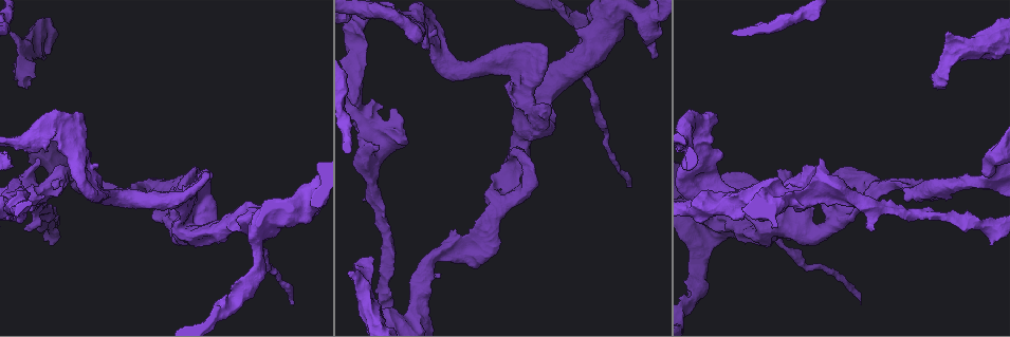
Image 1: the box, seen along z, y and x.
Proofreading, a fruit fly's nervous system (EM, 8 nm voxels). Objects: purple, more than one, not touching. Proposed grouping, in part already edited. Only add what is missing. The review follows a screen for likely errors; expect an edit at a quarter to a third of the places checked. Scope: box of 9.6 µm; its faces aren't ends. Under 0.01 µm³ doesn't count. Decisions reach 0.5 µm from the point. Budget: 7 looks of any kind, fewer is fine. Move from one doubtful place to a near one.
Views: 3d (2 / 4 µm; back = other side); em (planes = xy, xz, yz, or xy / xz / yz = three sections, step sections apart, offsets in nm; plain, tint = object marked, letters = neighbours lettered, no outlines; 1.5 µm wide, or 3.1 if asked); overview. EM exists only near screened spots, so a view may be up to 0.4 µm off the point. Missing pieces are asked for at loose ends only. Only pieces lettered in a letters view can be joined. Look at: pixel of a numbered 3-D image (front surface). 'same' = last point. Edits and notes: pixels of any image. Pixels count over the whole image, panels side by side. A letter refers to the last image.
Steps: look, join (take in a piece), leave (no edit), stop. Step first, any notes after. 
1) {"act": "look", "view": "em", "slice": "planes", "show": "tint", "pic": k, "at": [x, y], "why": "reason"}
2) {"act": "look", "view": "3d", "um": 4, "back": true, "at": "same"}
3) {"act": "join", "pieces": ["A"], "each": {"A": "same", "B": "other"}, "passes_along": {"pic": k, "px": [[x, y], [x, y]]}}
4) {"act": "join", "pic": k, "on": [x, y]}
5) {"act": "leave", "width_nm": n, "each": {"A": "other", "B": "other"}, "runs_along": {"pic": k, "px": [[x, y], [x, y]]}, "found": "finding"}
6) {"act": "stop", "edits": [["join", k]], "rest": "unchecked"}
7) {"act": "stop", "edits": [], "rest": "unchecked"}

{"act": "look", "view": "3d", "um": 4, "pic": 1, "at": [364, 199], "why": "thick end"}

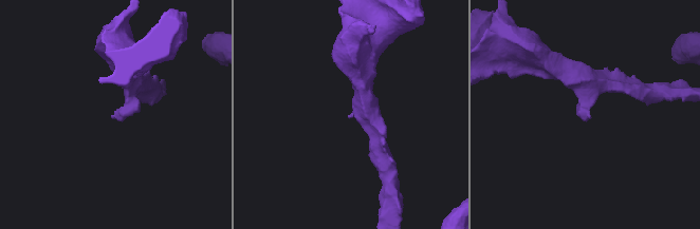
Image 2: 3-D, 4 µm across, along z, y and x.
{"act": "look", "view": "em", "slice": "xy", "step": 4, "show": "letters", "pic": 2, "at": [111, 117]}

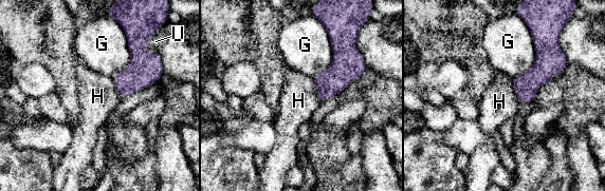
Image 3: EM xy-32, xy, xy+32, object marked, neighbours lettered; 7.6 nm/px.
{"act": "look", "view": "em", "slice": "planes", "show": "letters", "at": "same", "why": "cut it another way"}

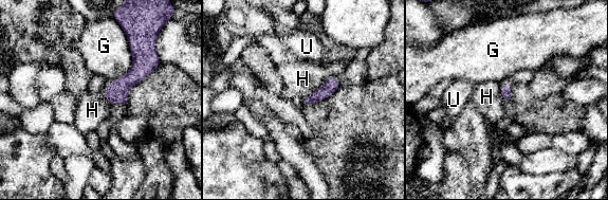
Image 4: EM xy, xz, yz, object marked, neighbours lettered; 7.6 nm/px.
{"act": "leave", "longest_contact_nm": ["G", 400], "each": {"G": "other", "H": "other", "U": "other"}, "found": "none of them fits"}

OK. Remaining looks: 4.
{"act": "look", "view": "3d", "um": 4, "pic": 1, "at": [28, 83]}

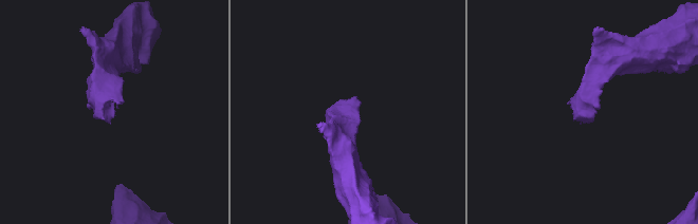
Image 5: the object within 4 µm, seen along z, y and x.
{"act": "look", "view": "em", "slice": "xy", "step": 8, "show": "plain", "pic": 5, "at": [113, 114]}

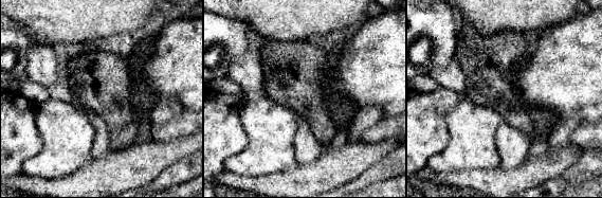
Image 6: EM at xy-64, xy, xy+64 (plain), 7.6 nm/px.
{"act": "look", "view": "em", "slice": "xy", "step": 8, "show": "letters", "at": "same"}

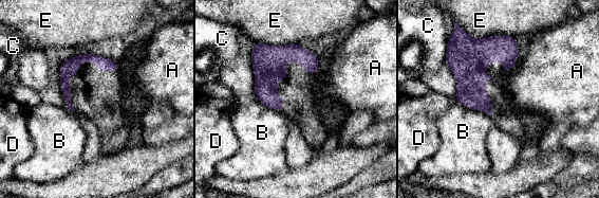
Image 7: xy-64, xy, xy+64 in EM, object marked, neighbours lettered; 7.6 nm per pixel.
{"act": "leave", "each": {"A": "other", "B": "other", "C": "other", "D": "other", "E": "other"}, "border": {"pic": 7, "px": [[517, 59], [516, 64], [507, 72]]}, "found": "no lettered piece goes on from it"}

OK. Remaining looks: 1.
{"act": "stop", "edits": [], "rest": "unchecked"}

